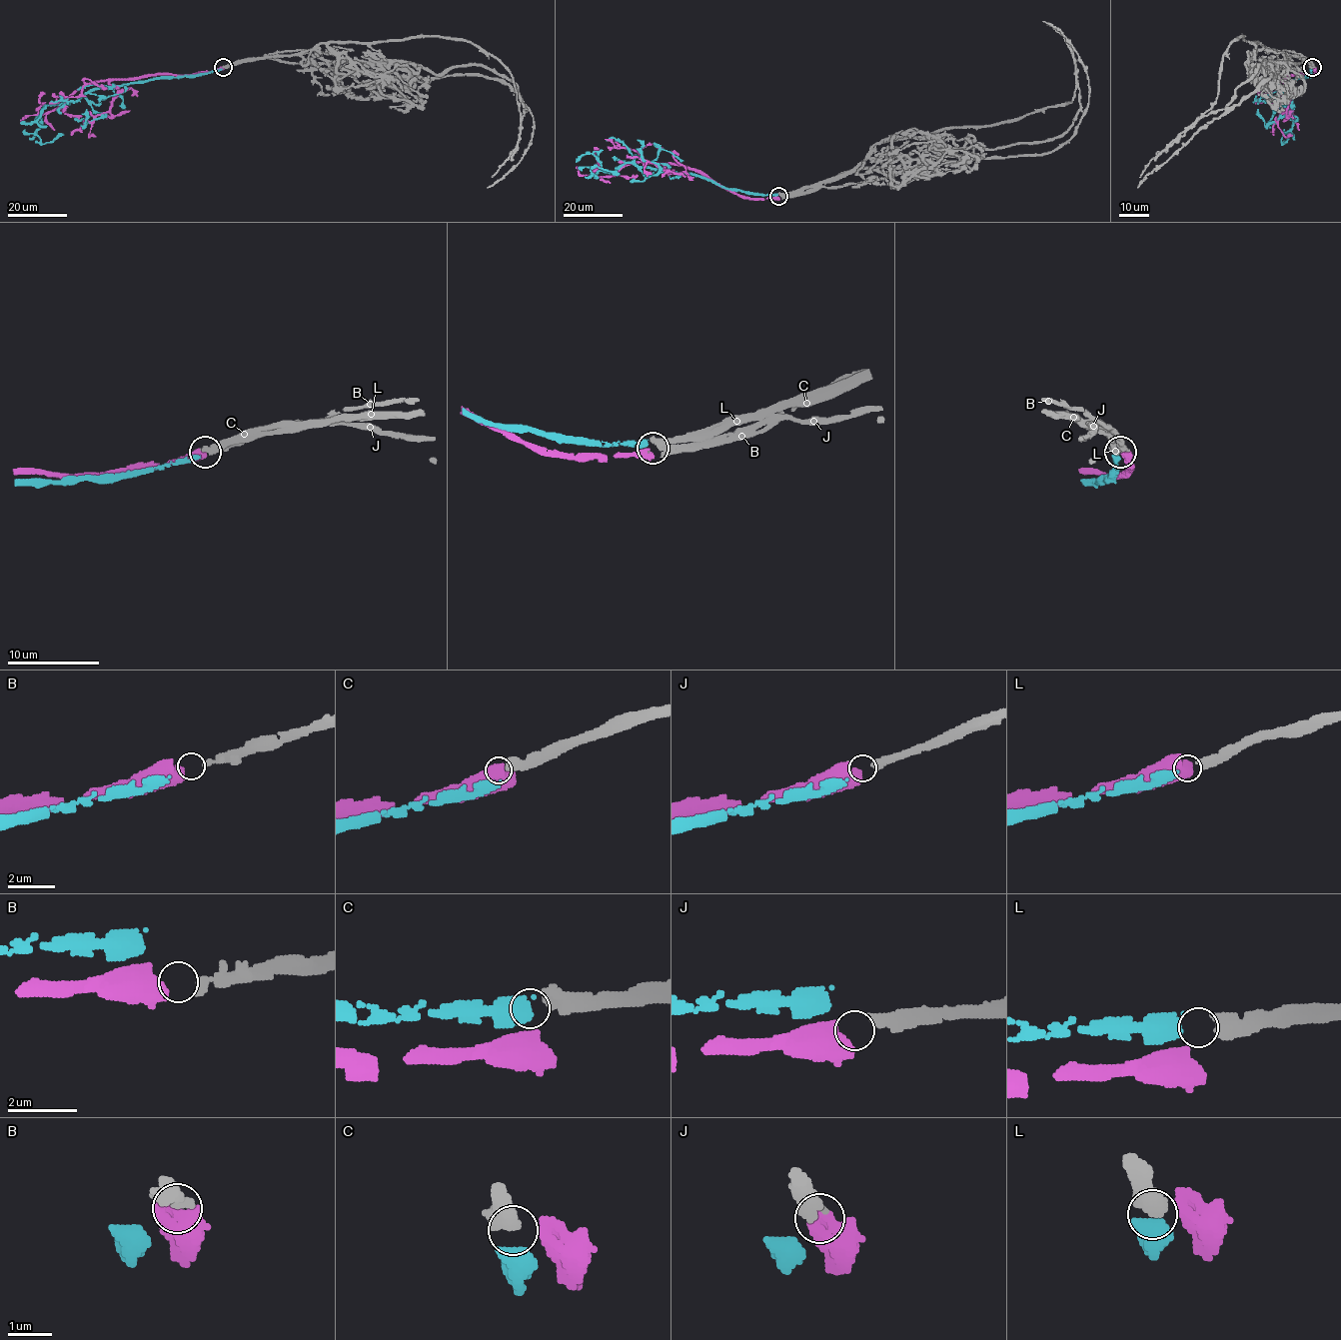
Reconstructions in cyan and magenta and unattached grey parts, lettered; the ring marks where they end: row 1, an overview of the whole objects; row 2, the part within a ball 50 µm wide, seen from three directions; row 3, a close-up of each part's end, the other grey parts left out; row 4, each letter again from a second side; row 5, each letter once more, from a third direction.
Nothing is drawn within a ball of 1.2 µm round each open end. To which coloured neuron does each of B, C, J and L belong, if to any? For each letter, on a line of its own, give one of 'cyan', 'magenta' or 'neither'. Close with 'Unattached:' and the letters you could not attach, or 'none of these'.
B: neither
C: neither
J: magenta
L: cyan
Unattached: B, C

